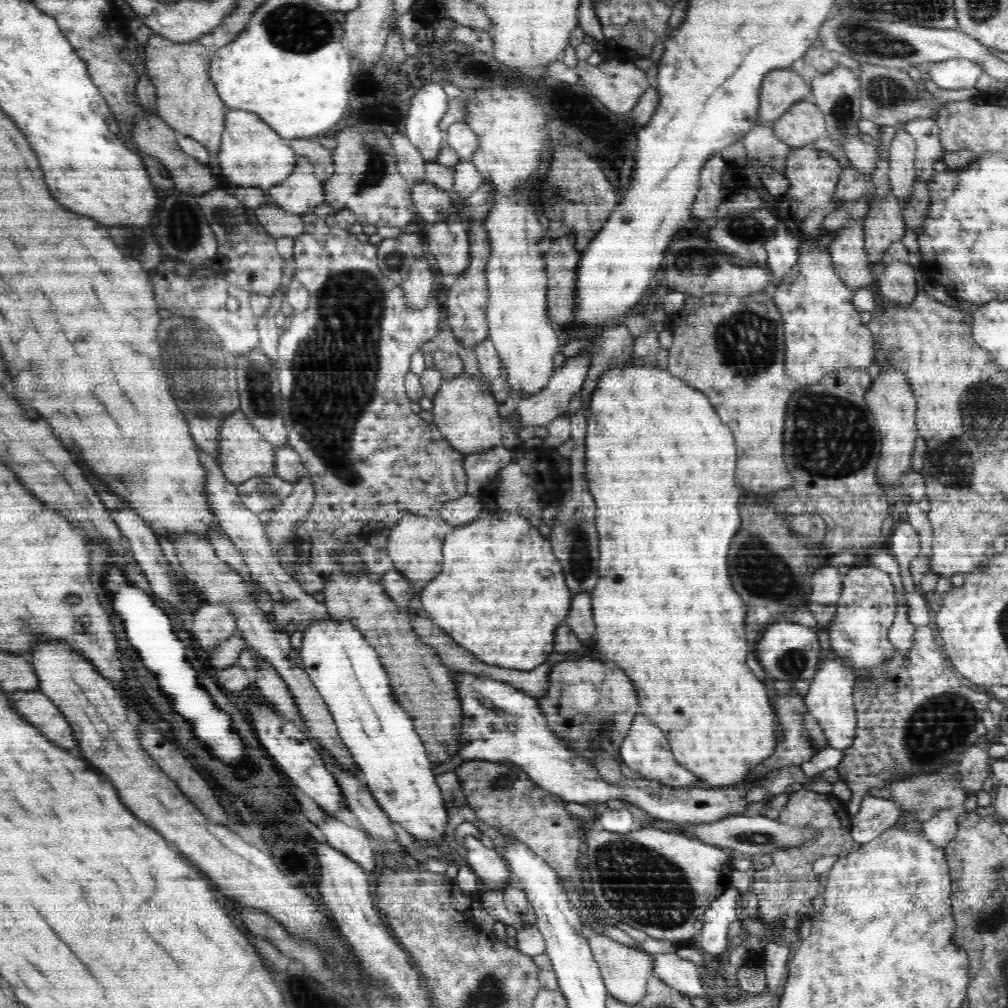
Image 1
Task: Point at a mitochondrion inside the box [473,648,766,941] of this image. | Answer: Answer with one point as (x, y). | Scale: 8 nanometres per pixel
(642, 885)

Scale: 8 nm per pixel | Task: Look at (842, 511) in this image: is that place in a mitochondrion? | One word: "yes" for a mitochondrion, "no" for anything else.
no

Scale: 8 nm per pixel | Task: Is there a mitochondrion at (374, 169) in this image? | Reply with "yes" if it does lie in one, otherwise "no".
yes

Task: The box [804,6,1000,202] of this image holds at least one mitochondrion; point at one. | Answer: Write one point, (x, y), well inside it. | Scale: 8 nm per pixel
(858, 39)

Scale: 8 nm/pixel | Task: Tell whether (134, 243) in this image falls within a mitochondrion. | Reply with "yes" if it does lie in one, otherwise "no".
yes

